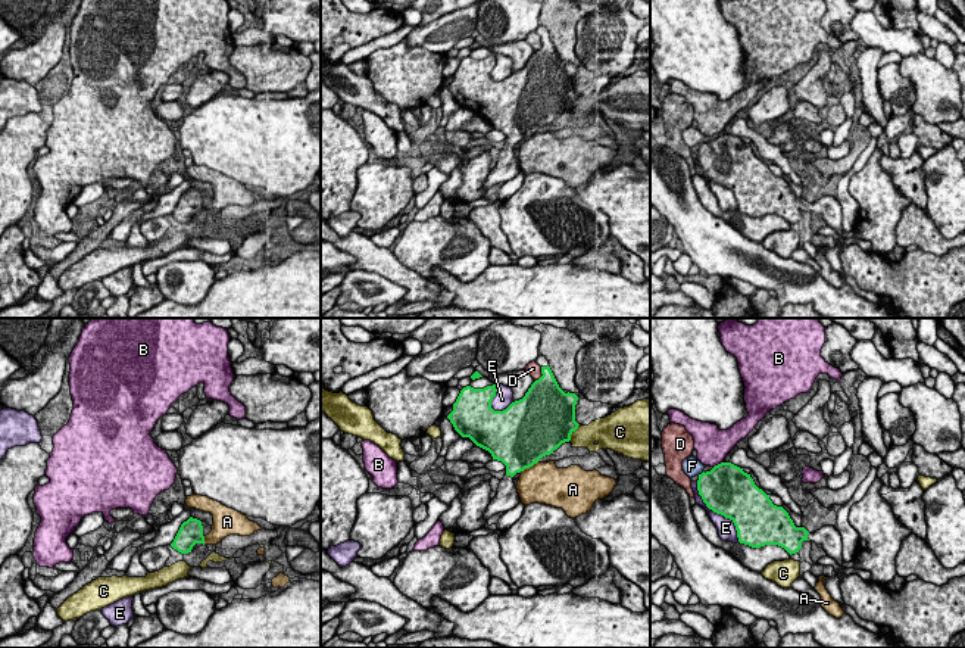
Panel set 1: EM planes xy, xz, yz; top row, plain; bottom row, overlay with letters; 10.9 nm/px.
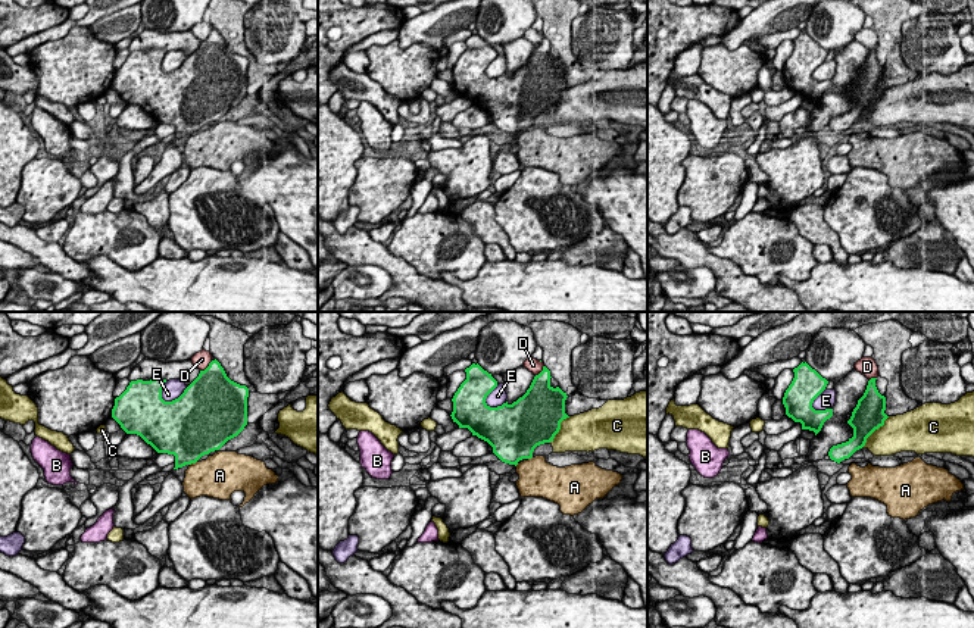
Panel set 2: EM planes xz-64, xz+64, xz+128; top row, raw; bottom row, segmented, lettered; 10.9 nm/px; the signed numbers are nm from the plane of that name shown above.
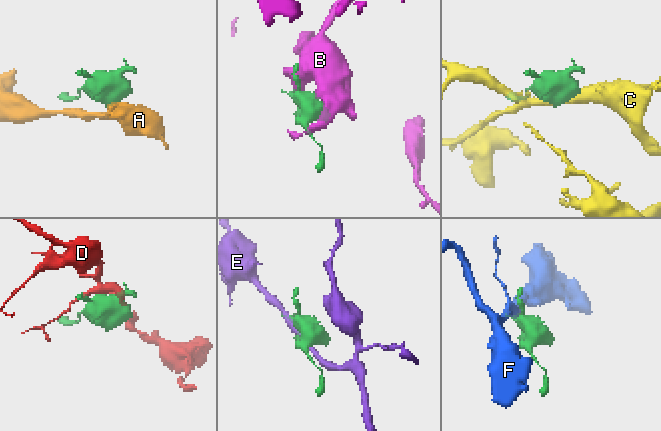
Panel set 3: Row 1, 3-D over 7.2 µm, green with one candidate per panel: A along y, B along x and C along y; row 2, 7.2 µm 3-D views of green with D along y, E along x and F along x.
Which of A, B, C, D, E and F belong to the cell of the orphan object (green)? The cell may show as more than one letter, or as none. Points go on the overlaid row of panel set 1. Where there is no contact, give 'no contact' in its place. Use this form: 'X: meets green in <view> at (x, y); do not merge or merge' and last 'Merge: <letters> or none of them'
A: meets green in xz at (530, 466); do not merge
B: meets green in yz at (718, 464); do not merge
C: meets green in xz at (571, 433); do not merge
D: meets green in xz at (542, 373); do not merge
E: meets green in yz at (717, 513); do not merge
F: meets green in yz at (702, 473); do not merge
Merge: none of them

